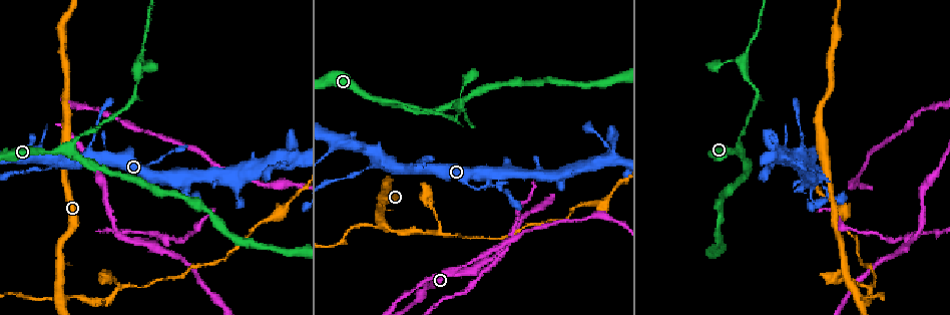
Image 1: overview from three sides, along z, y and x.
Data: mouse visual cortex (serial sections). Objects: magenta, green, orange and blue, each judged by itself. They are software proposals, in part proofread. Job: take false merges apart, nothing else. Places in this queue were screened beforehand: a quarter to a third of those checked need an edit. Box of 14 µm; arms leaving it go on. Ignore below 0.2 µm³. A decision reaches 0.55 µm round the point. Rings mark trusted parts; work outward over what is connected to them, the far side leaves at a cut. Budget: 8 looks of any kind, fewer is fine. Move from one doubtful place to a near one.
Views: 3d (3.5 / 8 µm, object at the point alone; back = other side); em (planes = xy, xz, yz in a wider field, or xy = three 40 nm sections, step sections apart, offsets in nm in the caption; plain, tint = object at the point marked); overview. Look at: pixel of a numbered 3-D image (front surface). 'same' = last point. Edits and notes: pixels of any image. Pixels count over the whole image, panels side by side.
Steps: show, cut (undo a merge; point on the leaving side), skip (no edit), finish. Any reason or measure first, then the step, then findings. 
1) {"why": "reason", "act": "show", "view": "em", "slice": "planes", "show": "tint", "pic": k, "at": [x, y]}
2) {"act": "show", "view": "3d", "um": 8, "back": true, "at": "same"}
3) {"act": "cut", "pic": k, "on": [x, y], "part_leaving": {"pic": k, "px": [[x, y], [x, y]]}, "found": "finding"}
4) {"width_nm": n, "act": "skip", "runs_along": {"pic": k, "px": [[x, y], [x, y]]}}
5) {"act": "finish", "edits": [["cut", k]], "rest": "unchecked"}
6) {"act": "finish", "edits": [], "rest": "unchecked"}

{"why": "three arms meet", "act": "show", "view": "3d", "um": 3.5, "pic": 1, "at": [69, 150]}

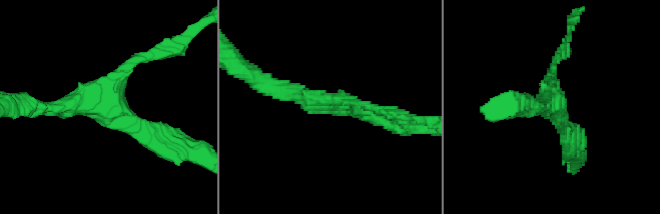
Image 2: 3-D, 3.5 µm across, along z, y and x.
{"why": "now the EM", "act": "show", "view": "em", "slice": "planes", "show": "tint", "pic": 2, "at": [552, 106]}

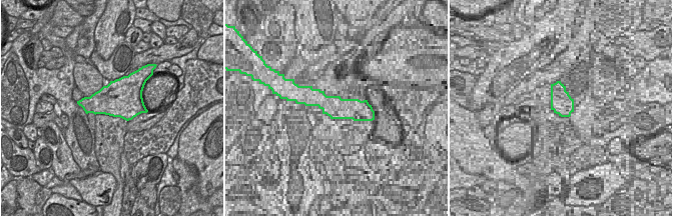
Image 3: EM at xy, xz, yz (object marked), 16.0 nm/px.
{"arms": 3, "arm_widths_nm": [150, 200, 250], "act": "skip", "runs_along": {"pic": 2, "px": [[264, 84], [382, 120]]}, "found": "one cell here"}

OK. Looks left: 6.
{"why": "four-way junction", "act": "show", "view": "3d", "um": 3.5, "back": true, "pic": 1, "at": [859, 298]}

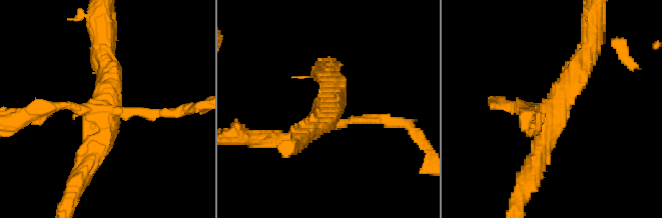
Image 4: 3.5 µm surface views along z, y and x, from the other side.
{"arms": 4, "arm_widths_nm": [150, 150, 300, 300], "act": "show", "view": "em", "slice": "planes", "show": "tint", "pic": 4, "at": [101, 110]}

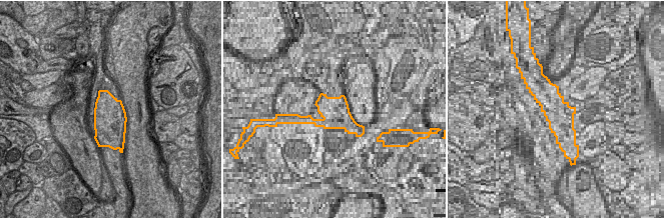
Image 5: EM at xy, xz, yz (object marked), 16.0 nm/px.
{"act": "cut", "pic": 4, "on": [274, 133], "part_leaving": {"pic": 4, "px": [[95, 109], [49, 106], [18, 119]]}, "found": "two cells meet here"}

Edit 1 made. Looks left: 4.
{"act": "show", "view": "overview"}

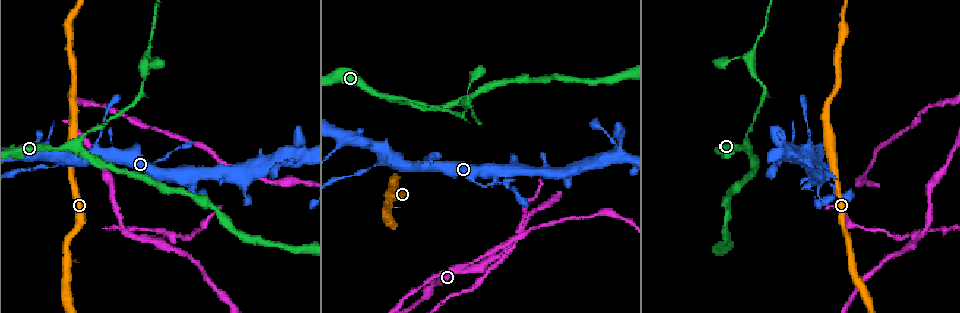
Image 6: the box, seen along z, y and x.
{"act": "show", "view": "3d", "um": 8, "pic": 6, "at": [478, 268]}

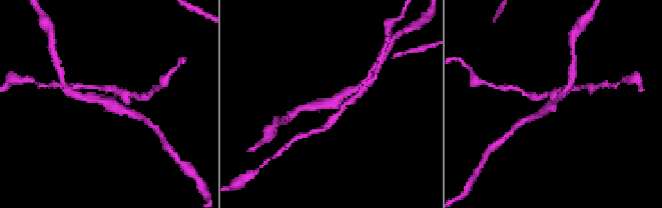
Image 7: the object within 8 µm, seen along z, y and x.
{"act": "show", "view": "3d", "um": 3.5, "pic": 7, "at": [107, 101]}

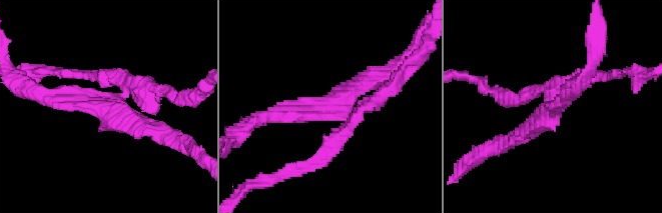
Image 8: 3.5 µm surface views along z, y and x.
{"act": "show", "view": "em", "slice": "xy", "step": 3, "show": "tint", "pic": 8, "at": [331, 104]}

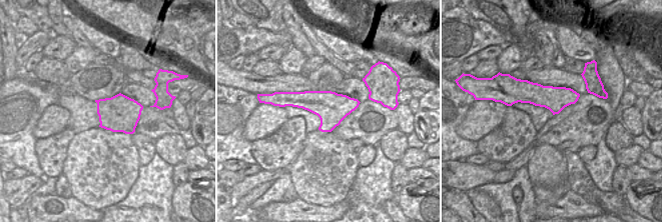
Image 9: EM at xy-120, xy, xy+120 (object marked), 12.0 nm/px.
{"act": "cut", "pic": 8, "on": [380, 98], "part_leaving": {"pic": 8, "px": [[348, 122], [378, 99], [415, 58]]}, "found": "two cells meet here"}

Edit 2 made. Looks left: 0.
{"act": "finish", "edits": [["cut", 4], ["cut", 8]], "rest": "unchecked"}

